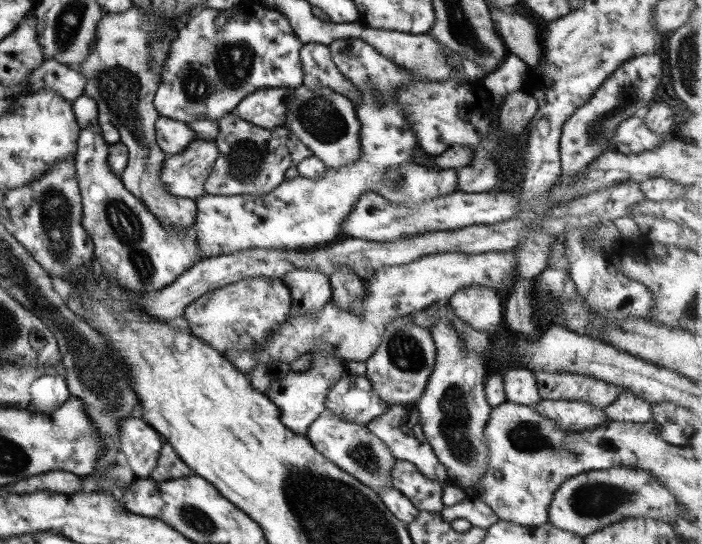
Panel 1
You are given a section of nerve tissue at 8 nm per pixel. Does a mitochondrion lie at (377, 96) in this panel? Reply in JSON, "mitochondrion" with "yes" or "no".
{"mitochondrion":"yes"}

